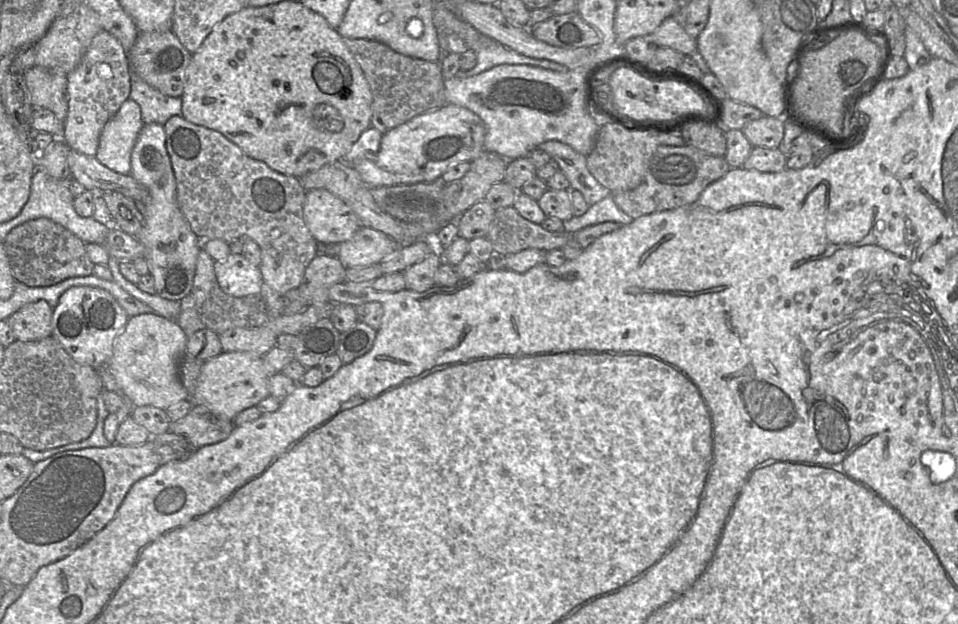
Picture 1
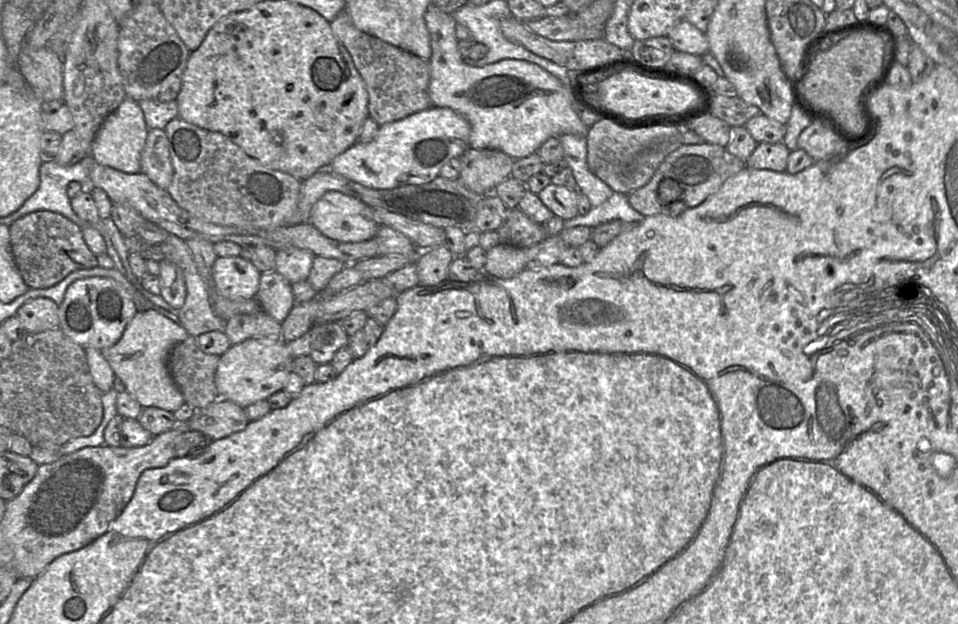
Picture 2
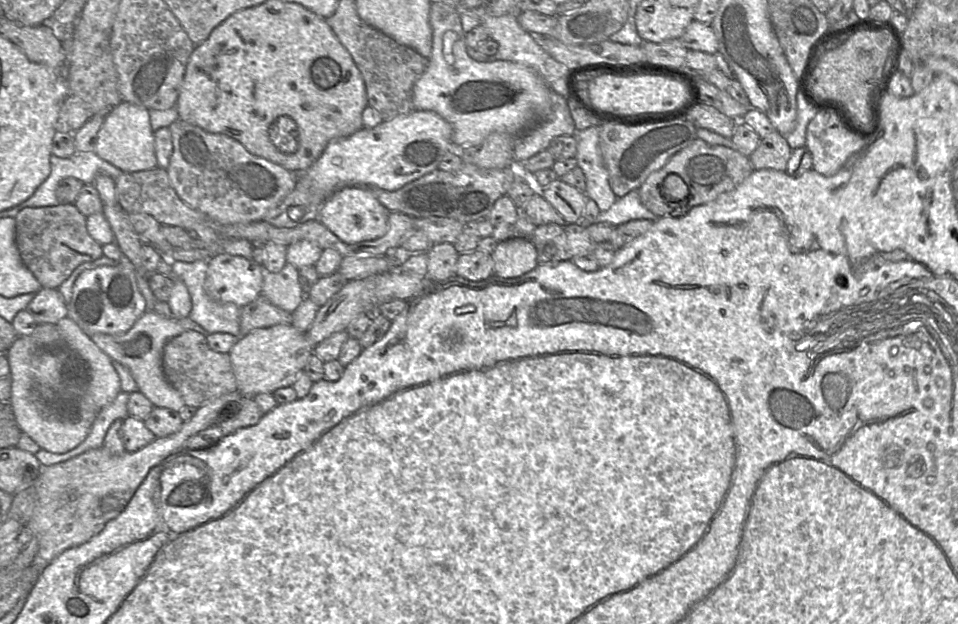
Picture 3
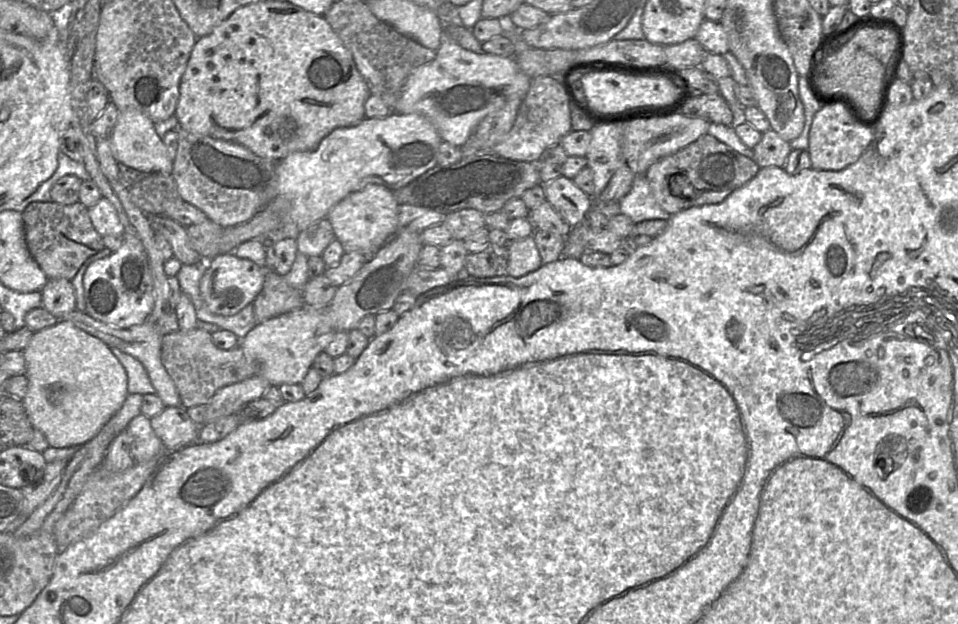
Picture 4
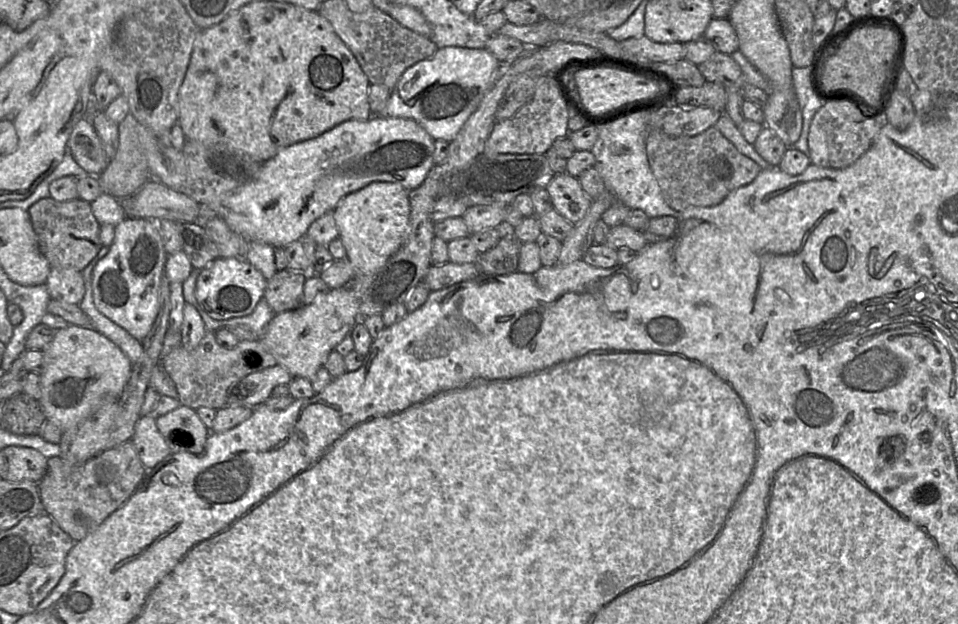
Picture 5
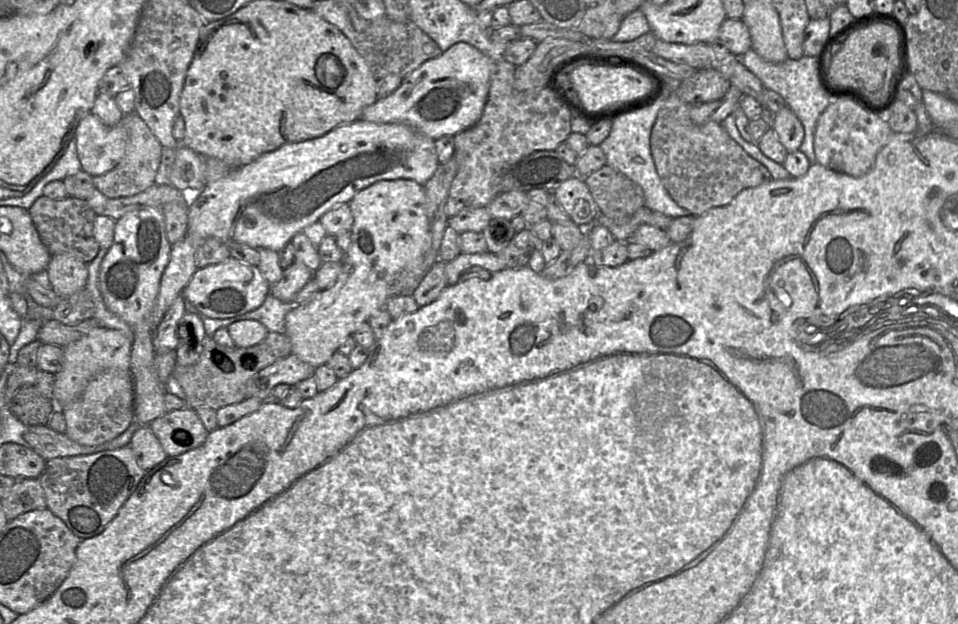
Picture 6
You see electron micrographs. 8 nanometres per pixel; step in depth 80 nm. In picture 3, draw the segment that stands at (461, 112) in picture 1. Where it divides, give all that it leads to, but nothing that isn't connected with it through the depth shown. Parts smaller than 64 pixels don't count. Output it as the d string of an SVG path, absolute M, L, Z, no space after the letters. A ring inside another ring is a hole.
M413 110L405 115L400 115L397 117L394 117L389 120L385 120L382 123L378 124L377 126L373 128L361 128L354 134L348 136L348 137L339 137L331 140L321 156L303 173L299 175L306 175L309 180L312 182L312 184L321 190L323 192L323 195L325 198L329 197L331 194L335 193L336 191L346 188L346 187L352 187L352 186L358 186L358 185L375 185L379 188L393 191L401 188L405 184L416 180L420 178L421 176L435 170L438 168L438 165L440 161L442 160L443 156L453 148L452 143L452 126L451 124L442 118L439 114L433 112L433 111L427 111L427 110Z

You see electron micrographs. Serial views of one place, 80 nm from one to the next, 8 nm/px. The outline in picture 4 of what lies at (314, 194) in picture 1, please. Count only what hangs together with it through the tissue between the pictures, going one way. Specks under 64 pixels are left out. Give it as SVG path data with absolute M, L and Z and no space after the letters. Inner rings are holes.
M367 184L339 201L326 218L330 221L335 237L342 244L345 252L358 252L369 259L397 230L399 205L393 191L386 186Z

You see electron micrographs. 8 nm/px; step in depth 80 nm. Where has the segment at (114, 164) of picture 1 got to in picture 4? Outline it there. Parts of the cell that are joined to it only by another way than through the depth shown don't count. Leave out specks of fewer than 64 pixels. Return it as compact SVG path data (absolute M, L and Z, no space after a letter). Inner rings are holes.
M138 110L120 111L109 137L112 154L121 166L143 173L171 175L174 159L156 132L154 122L144 113Z

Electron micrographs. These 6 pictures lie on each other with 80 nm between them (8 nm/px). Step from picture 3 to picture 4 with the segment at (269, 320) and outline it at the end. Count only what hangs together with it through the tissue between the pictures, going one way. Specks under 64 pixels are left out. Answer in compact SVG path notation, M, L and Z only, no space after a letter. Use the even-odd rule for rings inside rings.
M266 271L264 286L252 302L258 324L303 307L302 291L291 287L284 276Z

